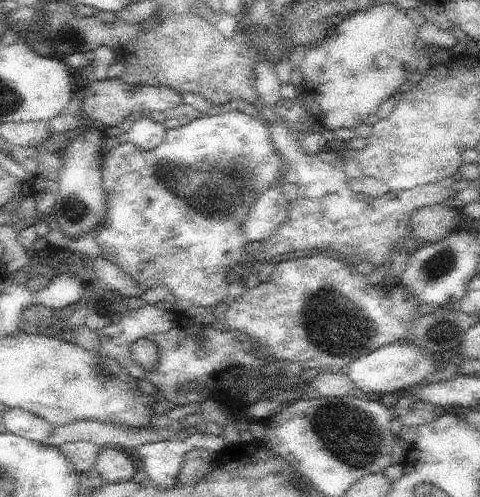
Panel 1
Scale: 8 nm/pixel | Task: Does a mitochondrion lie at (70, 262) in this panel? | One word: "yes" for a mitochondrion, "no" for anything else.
no

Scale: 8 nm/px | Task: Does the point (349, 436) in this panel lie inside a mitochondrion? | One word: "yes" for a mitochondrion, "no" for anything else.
yes

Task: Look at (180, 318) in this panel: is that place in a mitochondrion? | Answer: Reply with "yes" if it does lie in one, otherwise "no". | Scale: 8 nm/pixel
no

